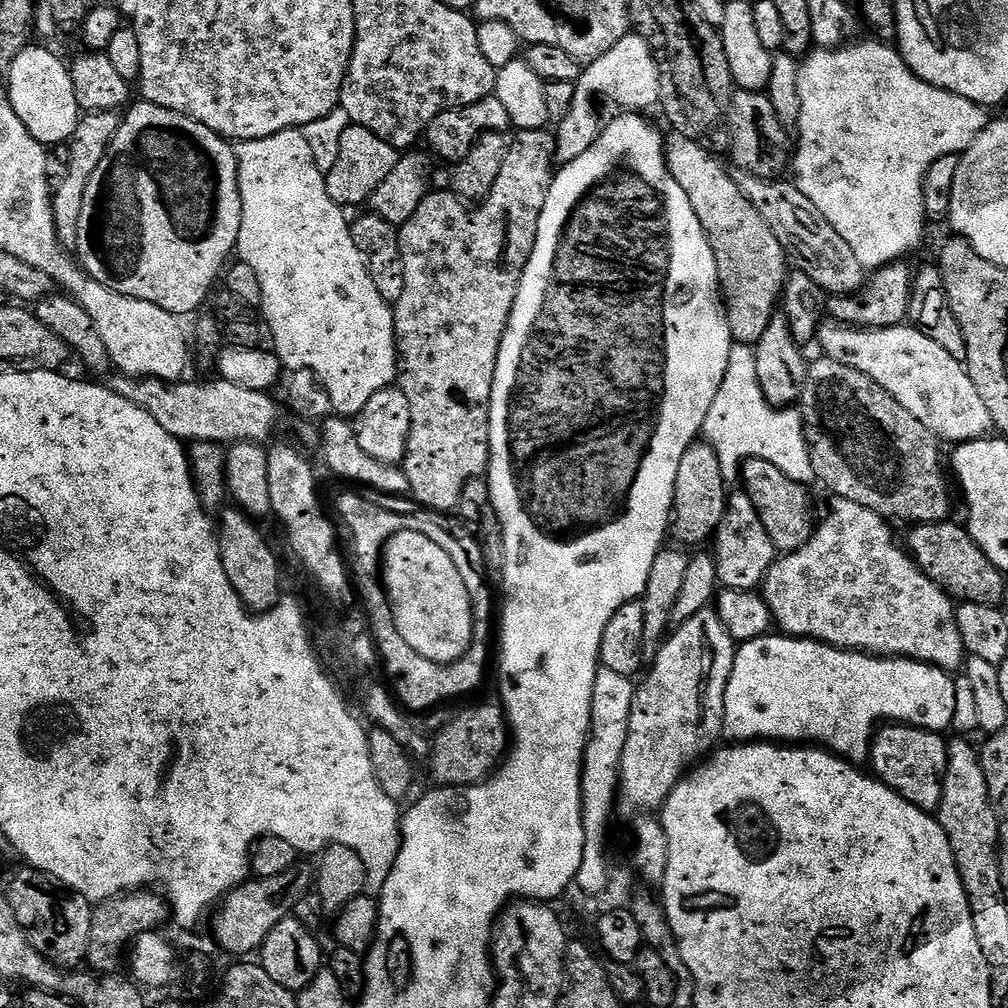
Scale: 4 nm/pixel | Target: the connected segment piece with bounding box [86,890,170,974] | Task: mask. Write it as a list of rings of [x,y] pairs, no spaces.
[[[142,890],[138,893],[129,893],[115,900],[107,901],[106,906],[95,909],[91,920],[90,946],[86,962],[93,971],[100,974],[110,974],[118,964],[122,950],[137,941],[143,934],[151,933],[165,920],[169,919],[170,909],[167,901],[161,895]]]

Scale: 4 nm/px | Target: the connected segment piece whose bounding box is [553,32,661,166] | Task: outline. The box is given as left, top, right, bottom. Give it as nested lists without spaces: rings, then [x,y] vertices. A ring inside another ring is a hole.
[[[630,32],[622,39],[619,40],[618,43],[615,44],[610,50],[606,52],[606,54],[599,56],[598,59],[591,61],[580,73],[580,77],[575,84],[573,85],[573,92],[572,98],[570,100],[570,106],[558,128],[558,132],[555,136],[554,134],[554,141],[553,141],[553,159],[559,165],[569,164],[570,161],[574,161],[575,158],[581,157],[582,154],[586,152],[594,144],[597,138],[600,136],[601,132],[603,132],[603,125],[607,123],[608,120],[611,119],[612,113],[608,110],[608,105],[612,108],[620,108],[616,110],[623,110],[626,112],[644,112],[646,108],[650,108],[652,106],[657,107],[659,105],[660,96],[661,96],[661,78],[660,78],[660,69],[656,64],[656,57],[655,53],[651,49],[651,45],[649,42],[641,36],[639,33]]]

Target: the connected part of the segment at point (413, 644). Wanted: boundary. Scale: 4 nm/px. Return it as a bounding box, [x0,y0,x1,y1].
[382,532,473,664]

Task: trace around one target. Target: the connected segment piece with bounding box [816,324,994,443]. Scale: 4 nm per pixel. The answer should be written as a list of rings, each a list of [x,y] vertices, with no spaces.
[[[907,324],[890,326],[889,328],[868,329],[854,326],[828,326],[823,325],[816,335],[817,343],[822,346],[821,353],[830,359],[842,363],[870,379],[882,389],[886,390],[895,400],[906,408],[910,414],[924,424],[938,440],[943,443],[952,440],[955,443],[964,443],[970,440],[983,439],[993,429],[992,416],[985,409],[985,402],[978,394],[965,365],[953,358],[948,350],[934,342],[919,328]]]

